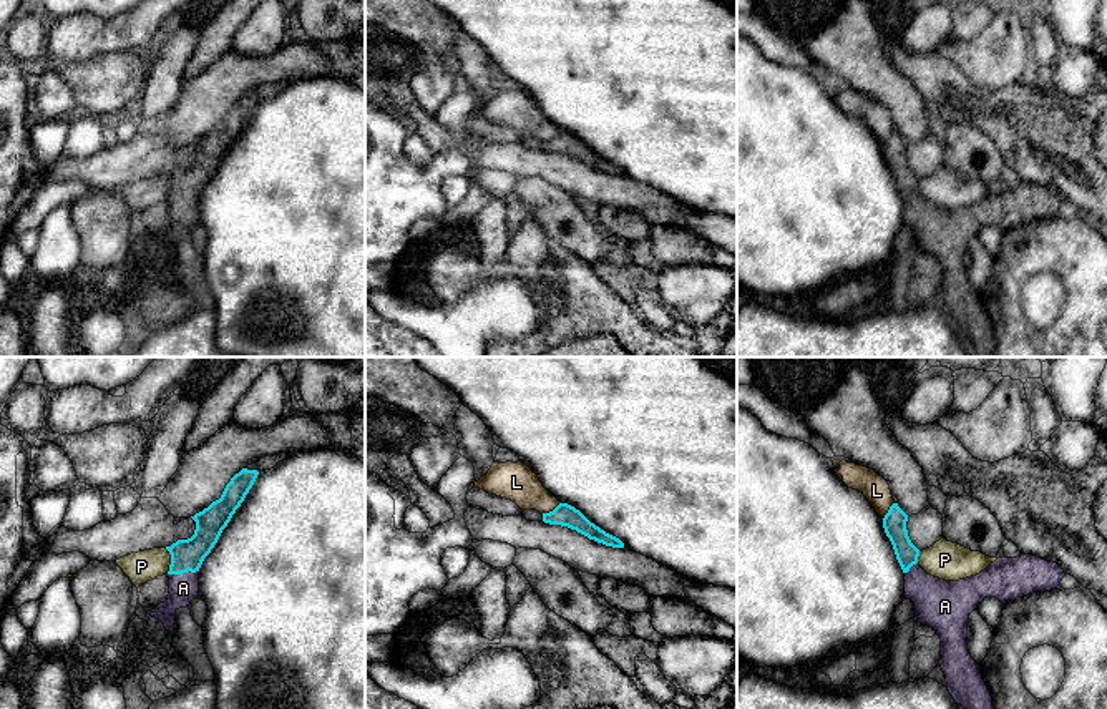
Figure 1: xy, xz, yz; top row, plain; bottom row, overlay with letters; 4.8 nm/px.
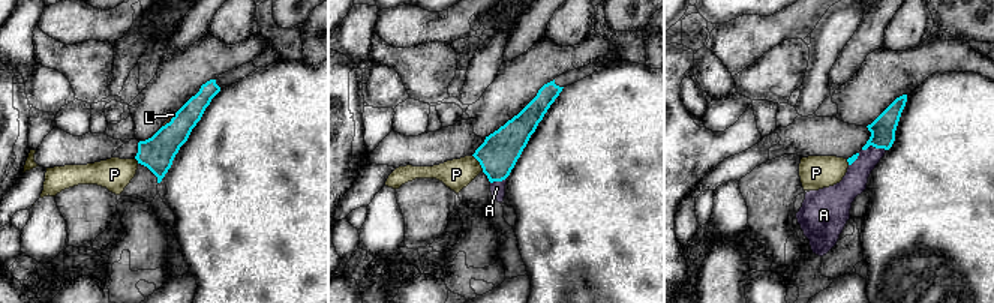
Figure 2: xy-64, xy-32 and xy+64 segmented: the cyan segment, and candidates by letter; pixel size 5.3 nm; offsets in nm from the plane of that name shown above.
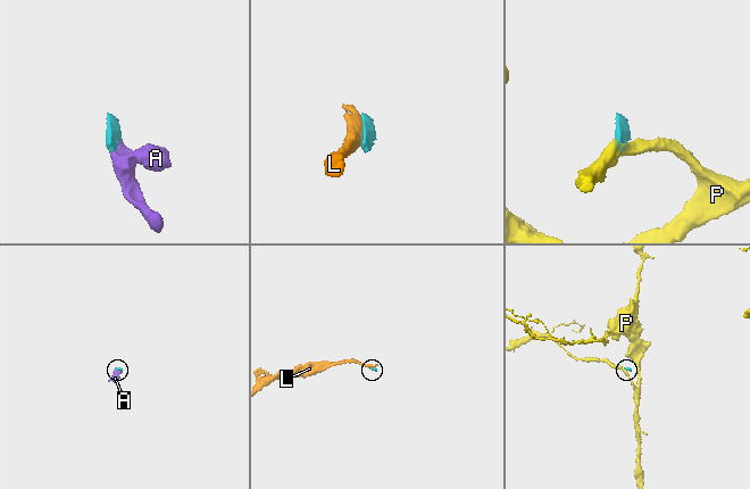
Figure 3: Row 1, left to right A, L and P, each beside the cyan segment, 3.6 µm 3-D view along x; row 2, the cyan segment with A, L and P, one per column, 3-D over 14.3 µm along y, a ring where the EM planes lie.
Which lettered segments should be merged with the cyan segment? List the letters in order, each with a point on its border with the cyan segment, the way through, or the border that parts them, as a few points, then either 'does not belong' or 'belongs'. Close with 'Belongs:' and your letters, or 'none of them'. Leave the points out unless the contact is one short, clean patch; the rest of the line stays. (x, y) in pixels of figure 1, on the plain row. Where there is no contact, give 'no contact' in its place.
A: meets cyan in xy at (183, 200); runs through xy (186, 183), (183, 200), (183, 216); belongs
L: meets cyan in xz at (550, 140); does not belong
P: meets cyan in xy at (171, 190); border along xy (165, 176), (170, 183), (168, 201); does not belong
Belongs: A

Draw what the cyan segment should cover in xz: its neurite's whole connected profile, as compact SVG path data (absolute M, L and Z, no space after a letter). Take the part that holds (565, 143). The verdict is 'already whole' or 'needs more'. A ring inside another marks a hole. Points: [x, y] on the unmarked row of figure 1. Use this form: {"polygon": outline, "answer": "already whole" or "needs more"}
{"polygon": "M559 131L553 139L543 141L543 149L568 154L606 174L624 176L624 171L619 166L591 151L579 138L568 131Z", "answer": "already whole"}

